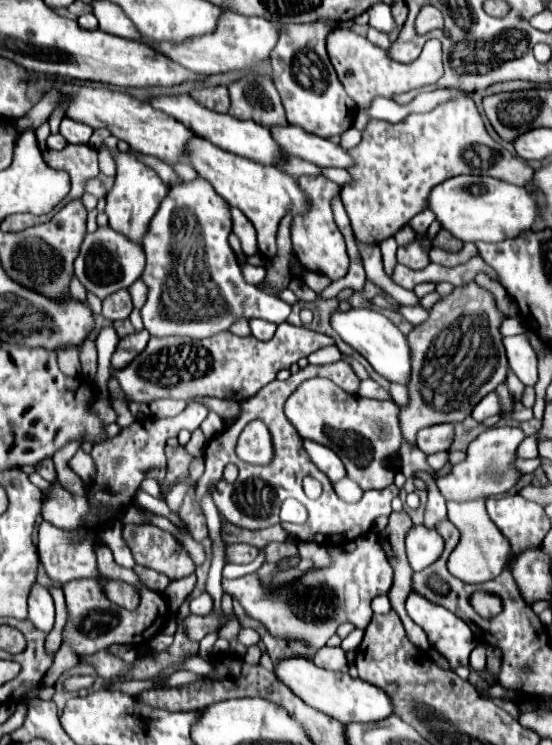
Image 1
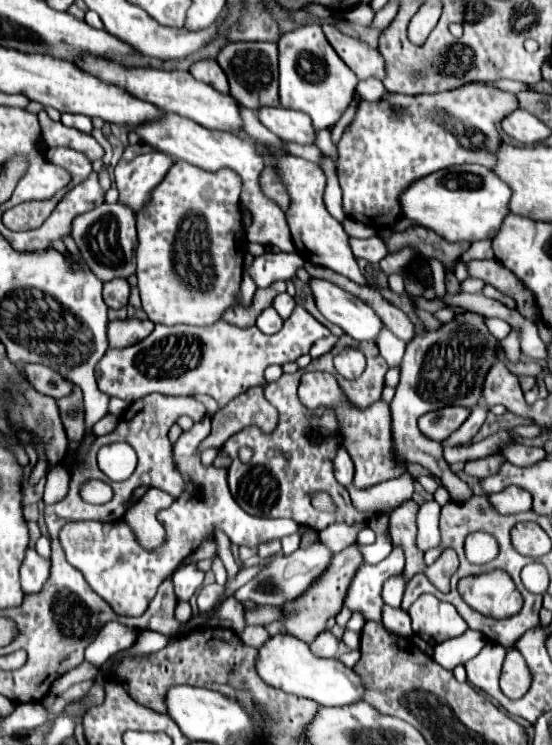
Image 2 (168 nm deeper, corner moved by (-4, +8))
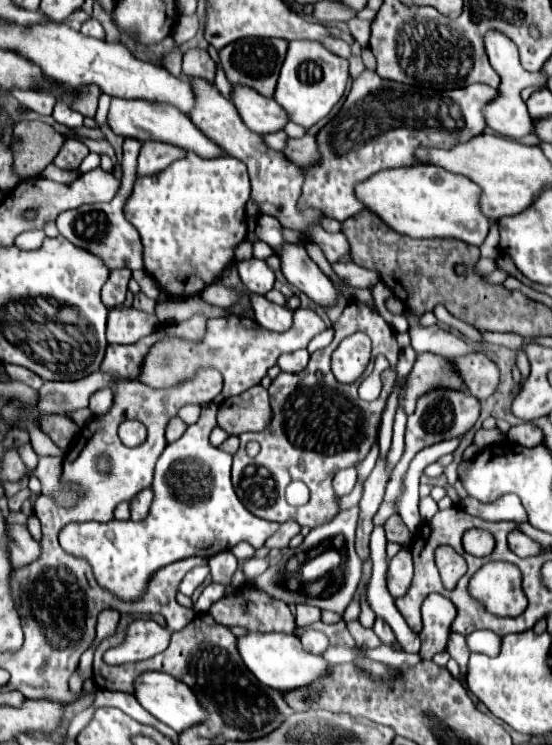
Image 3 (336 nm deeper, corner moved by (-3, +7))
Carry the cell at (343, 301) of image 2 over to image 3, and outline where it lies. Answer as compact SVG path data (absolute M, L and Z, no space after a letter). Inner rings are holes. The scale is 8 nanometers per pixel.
M287 243L279 253L279 259L281 259L281 271L293 287L303 291L311 301L315 301L323 309L337 305L339 295L335 291L335 285L309 259L303 245Z

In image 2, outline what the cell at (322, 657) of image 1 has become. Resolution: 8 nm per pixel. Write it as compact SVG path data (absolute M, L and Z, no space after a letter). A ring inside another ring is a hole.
M324 630L322 634L318 634L318 638L314 638L310 642L310 650L316 654L316 656L322 656L322 658L332 658L336 656L336 650L338 650L338 640L332 632Z

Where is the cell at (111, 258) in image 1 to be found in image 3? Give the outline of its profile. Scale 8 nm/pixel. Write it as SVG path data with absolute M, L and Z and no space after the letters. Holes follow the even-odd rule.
M125 139L123 143L123 181L119 187L119 193L113 197L113 201L109 203L95 203L95 205L83 205L79 209L71 209L65 211L57 217L57 227L59 233L69 239L73 245L91 251L93 255L97 255L99 259L103 259L103 263L109 269L143 269L143 259L141 259L141 239L137 229L125 219L123 207L133 191L133 183L137 179L135 175L135 167L137 167L137 155L139 155L141 143L137 139Z

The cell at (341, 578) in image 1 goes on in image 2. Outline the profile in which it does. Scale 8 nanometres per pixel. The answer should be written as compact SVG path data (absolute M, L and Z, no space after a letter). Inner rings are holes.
M394 548L380 564L362 564L346 594L346 606L352 612L362 612L366 620L382 622L382 584L388 576L404 570L404 550Z

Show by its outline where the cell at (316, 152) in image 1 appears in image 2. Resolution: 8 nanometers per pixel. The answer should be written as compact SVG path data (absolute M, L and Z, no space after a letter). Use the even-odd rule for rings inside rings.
M282 106L258 108L258 120L280 140L298 142L298 144L312 144L314 142L314 128L310 118L304 112L288 110Z

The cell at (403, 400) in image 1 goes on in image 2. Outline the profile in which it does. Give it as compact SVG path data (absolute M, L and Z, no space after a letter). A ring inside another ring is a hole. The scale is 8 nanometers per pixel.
M382 326L380 338L378 338L378 348L380 348L380 354L386 358L388 366L394 368L394 366L398 366L402 362L406 342L400 340L398 336L394 336L386 326Z

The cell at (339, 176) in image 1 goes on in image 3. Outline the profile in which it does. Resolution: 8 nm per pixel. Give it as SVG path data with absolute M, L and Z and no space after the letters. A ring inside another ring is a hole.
M277 131L277 133L263 135L263 139L265 139L265 143L267 143L269 147L283 151L283 149L287 147L287 139L289 139L289 137L287 137L287 133L285 133L285 131Z

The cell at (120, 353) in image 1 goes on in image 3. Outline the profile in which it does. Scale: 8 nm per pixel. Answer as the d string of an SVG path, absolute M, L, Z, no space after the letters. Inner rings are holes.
M133 307L117 311L109 311L107 321L107 341L109 343L137 343L139 339L151 335L151 331L159 329L159 321L155 315L147 315Z

